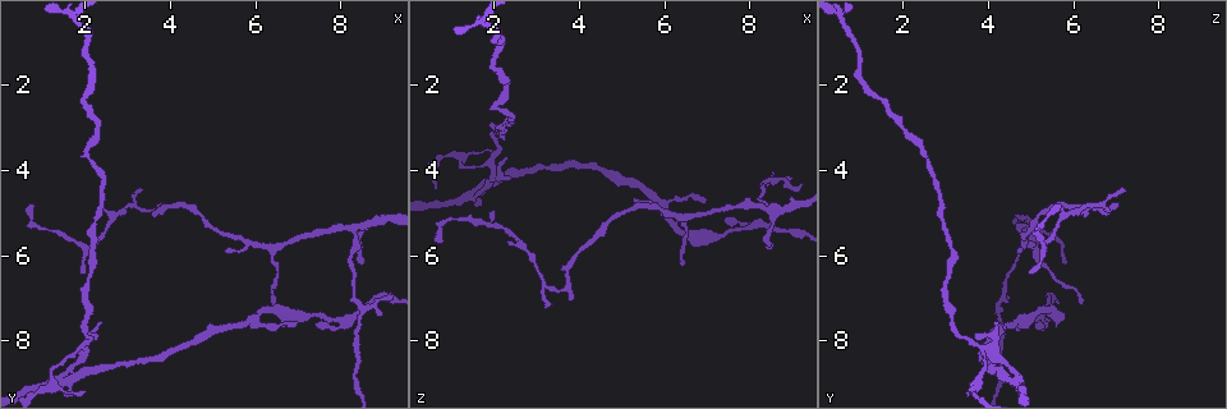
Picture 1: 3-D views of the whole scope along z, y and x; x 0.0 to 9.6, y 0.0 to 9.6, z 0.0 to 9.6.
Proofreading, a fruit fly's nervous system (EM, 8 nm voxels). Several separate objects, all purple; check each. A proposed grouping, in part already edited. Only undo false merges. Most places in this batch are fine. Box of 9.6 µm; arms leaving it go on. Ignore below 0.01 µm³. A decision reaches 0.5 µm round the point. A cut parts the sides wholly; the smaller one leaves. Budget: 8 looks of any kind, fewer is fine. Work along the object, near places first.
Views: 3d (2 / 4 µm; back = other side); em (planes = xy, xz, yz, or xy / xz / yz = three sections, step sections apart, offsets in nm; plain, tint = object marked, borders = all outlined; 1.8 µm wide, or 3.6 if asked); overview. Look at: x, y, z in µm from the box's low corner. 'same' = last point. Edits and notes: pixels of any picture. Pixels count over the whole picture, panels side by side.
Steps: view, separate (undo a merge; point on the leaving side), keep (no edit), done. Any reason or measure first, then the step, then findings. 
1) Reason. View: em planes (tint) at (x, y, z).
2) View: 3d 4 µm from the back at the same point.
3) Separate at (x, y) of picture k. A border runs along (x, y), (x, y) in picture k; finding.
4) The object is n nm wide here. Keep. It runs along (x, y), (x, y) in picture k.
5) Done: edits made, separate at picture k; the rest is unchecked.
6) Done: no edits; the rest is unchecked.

Sharp bend. View: em planes (tint) at (2.15, 5.80, 5.25).

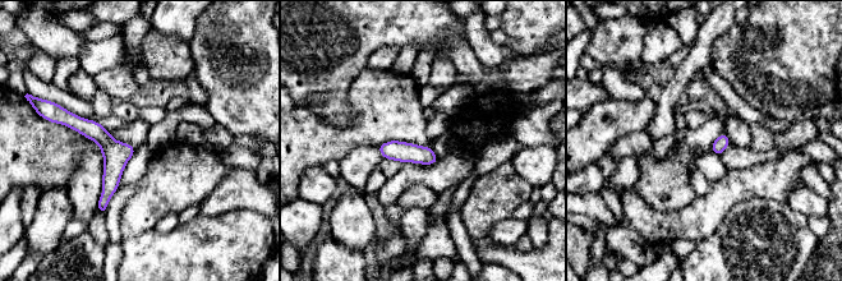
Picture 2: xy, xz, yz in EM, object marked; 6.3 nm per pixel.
Keep. One neuron here.

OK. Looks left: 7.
Abrupt turn. View: 3d 4 µm from the back at (3.50, 4.90, 6.80).

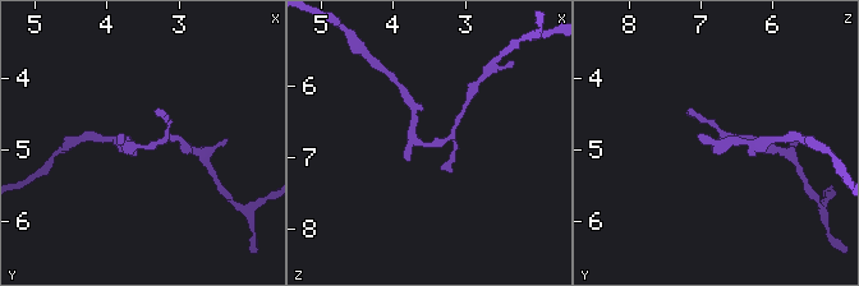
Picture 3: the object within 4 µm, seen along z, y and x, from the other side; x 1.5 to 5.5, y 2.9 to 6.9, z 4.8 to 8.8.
View: em planes (tint) at (3.45, 4.95, 6.80).

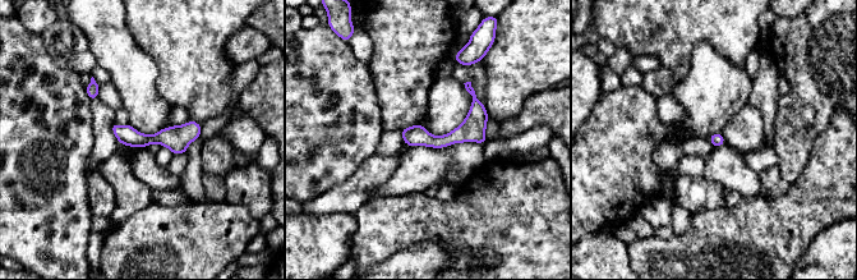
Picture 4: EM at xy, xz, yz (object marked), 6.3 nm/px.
Keep. It runs along (483, 110), (445, 141), (406, 140) in picture 4; continuous, no second neuron.

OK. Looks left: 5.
Two arms in line, one across. View: 3d 2 µm at (8.25, 5.30, 4.90).

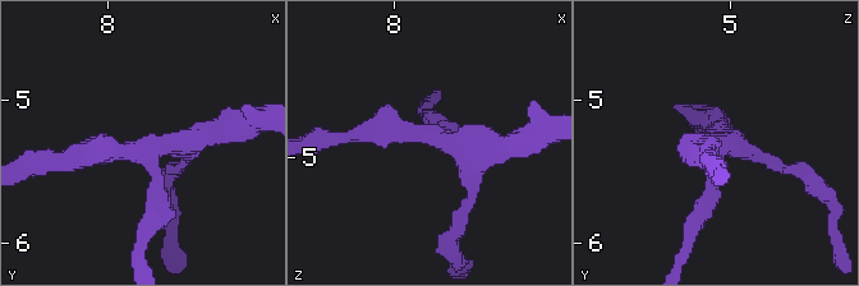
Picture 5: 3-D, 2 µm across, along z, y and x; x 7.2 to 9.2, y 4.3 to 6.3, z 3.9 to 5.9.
Need the tissue. View: em planes (plain) at (8.30, 5.34, 4.88).

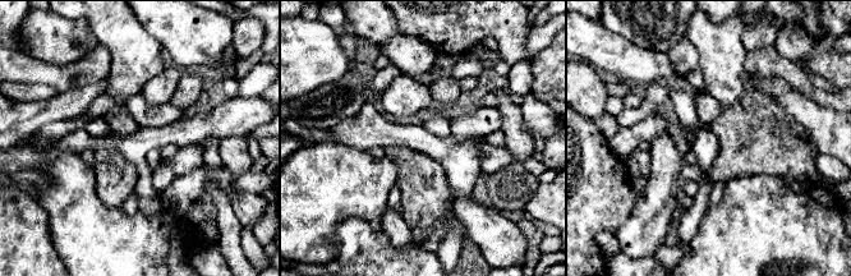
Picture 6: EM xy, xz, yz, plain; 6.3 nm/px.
View: em planes (borders) at the same point.

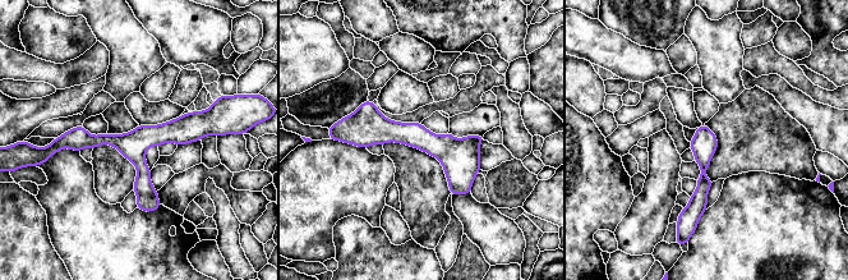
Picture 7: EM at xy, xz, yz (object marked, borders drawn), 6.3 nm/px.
The object is 170 nm wide here. Keep. It runs along (211, 127), (59, 146) in picture 7; continuous, no second neuron.

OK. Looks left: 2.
Thin neck. View: em planes (tint) at (2.05, 6.55, 3.05).

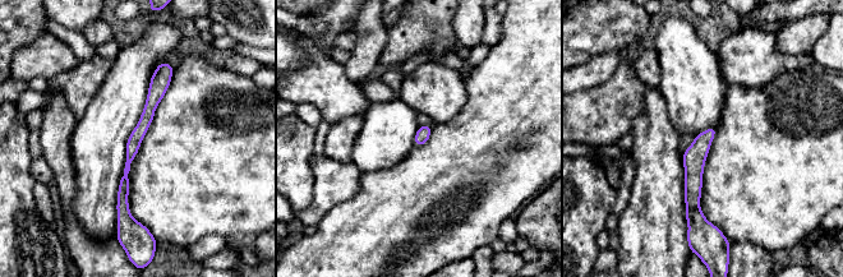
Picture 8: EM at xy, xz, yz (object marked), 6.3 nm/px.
Keep. It runs along (162, 67), (124, 176), (127, 213) in picture 8; continuous, no second neuron.

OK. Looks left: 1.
Done: no edits; the rest is unchecked.

